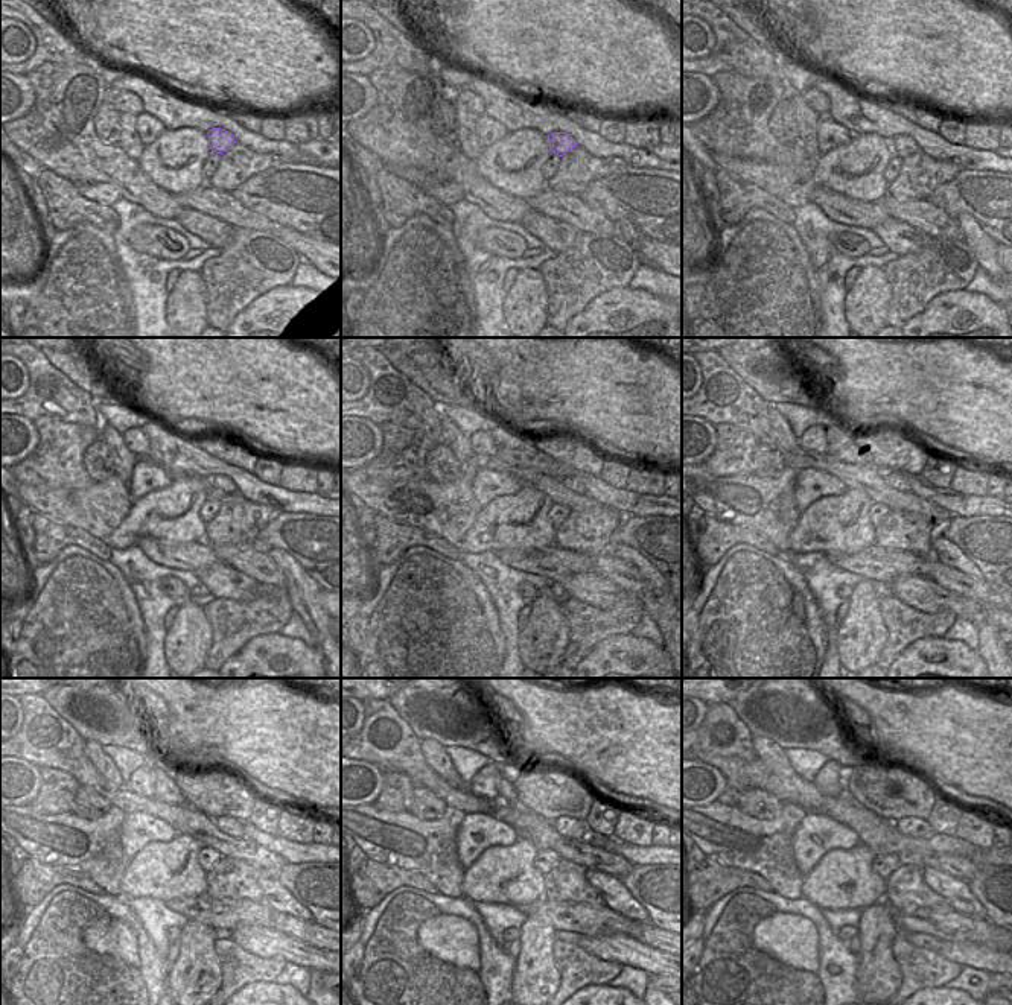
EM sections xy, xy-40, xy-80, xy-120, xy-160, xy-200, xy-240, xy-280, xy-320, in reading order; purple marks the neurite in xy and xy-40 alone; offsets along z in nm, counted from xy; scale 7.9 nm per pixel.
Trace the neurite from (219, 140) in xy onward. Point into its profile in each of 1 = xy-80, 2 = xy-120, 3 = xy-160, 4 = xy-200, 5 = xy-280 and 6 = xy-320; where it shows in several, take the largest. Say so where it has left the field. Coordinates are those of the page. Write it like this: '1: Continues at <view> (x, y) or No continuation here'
1: Continues at xy-80 (901, 145)
2: Continues at xy-120 (222, 482)
3: Continues at xy-160 (571, 482)
4: Continues at xy-200 (895, 478)
5: Continues at xy-280 (576, 829)
6: Continues at xy-320 (910, 826)

